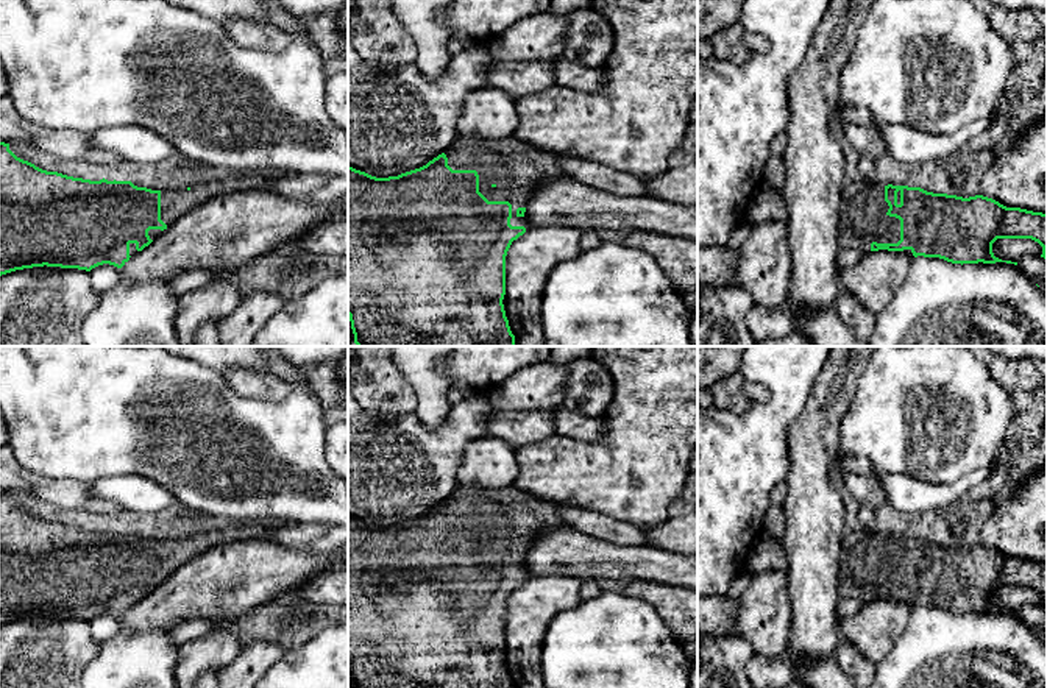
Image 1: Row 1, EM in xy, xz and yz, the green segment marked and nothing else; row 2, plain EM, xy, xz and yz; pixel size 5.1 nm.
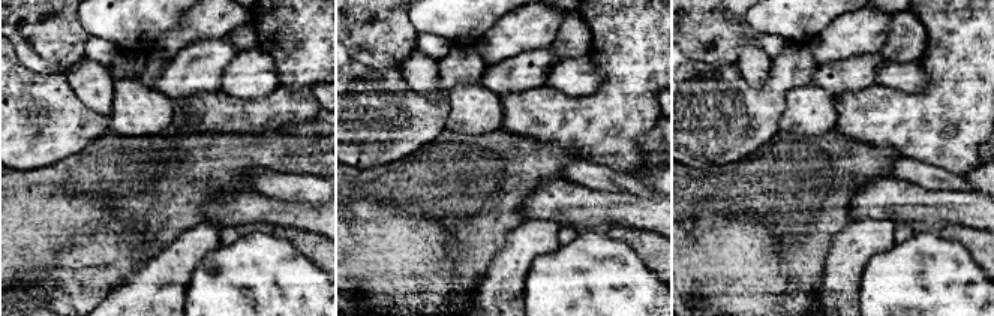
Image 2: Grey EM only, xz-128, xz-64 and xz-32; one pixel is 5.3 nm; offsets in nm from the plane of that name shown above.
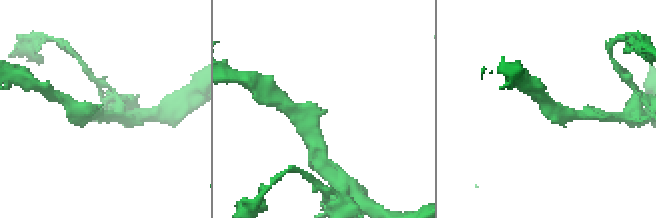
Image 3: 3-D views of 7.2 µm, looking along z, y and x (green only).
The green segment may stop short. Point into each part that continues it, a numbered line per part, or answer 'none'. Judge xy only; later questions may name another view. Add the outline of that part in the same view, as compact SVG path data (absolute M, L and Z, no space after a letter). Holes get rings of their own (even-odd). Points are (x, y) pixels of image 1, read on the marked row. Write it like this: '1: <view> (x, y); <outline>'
1: xy (173, 203); M231 173L220 181L204 181L187 189L161 190L161 220L172 226L184 214L206 203L208 200L251 189L265 189L276 178L268 173Z

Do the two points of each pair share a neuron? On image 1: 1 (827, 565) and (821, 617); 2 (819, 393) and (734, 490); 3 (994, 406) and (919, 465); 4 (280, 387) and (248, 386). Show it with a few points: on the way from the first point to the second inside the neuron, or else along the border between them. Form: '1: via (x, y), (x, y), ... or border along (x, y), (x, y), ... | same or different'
1: via (821, 578), (821, 604) | same
2: border along (809, 398), (787, 432), (788, 467) | different
3: via (976, 411), (938, 446) | same
4: via (272, 387), (256, 386) | same

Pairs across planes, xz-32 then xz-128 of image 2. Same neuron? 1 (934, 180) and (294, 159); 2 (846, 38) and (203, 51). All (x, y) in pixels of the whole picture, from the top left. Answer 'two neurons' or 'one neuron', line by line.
1: two neurons
2: two neurons

